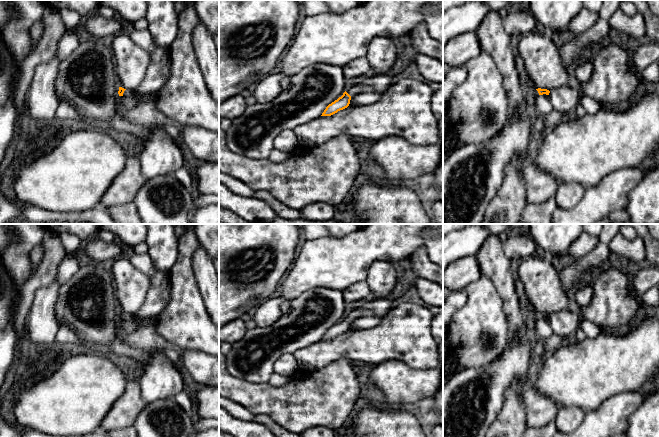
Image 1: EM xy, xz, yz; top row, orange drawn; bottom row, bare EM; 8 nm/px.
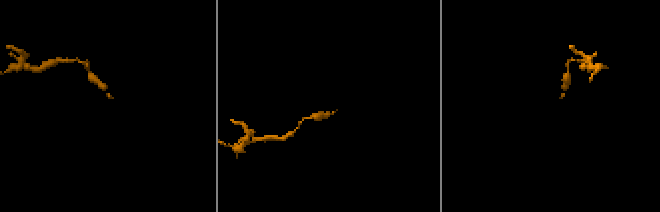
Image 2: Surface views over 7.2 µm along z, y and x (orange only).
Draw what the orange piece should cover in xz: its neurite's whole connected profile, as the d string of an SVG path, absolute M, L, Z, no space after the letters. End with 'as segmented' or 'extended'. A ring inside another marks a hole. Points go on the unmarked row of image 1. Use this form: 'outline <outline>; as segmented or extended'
outline M391 293L388 297L377 298L372 301L365 309L353 309L346 313L341 321L329 328L321 340L331 340L340 334L347 332L350 328L351 321L360 317L367 316L385 316L392 307L395 299L398 299L401 293Z; extended

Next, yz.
outline M532 312L529 317L529 323L531 325L533 325L538 319L543 319L543 318L549 319L549 317L550 317L550 315L547 313L541 313L541 312L534 313L534 312Z; extended

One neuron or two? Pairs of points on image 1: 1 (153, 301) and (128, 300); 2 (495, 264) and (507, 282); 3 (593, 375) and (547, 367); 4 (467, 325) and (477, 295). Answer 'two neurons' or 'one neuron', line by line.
1: two neurons
2: one neuron
3: one neuron
4: one neuron

